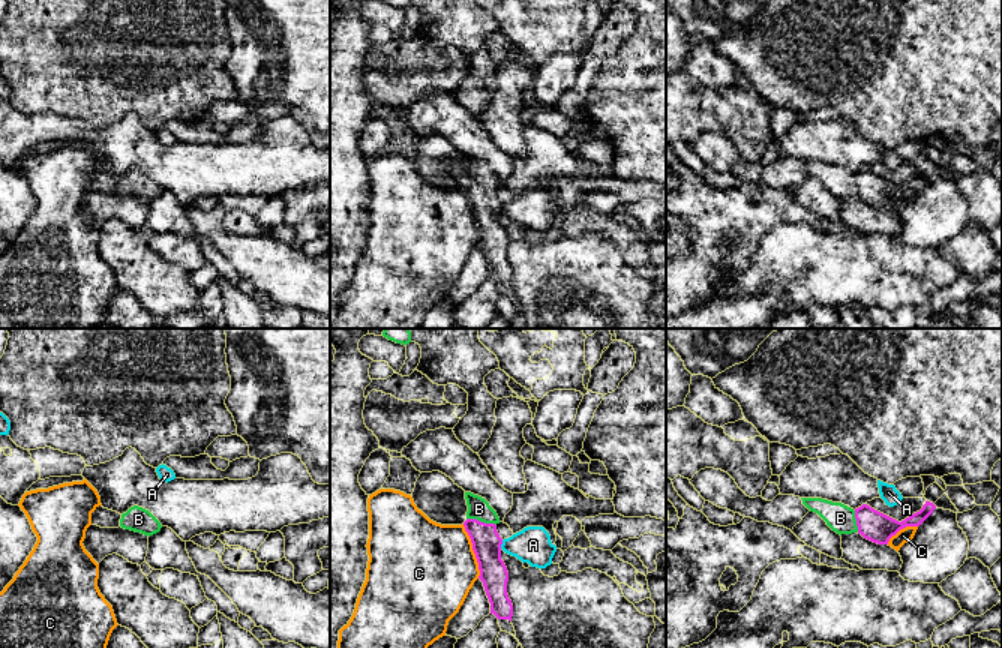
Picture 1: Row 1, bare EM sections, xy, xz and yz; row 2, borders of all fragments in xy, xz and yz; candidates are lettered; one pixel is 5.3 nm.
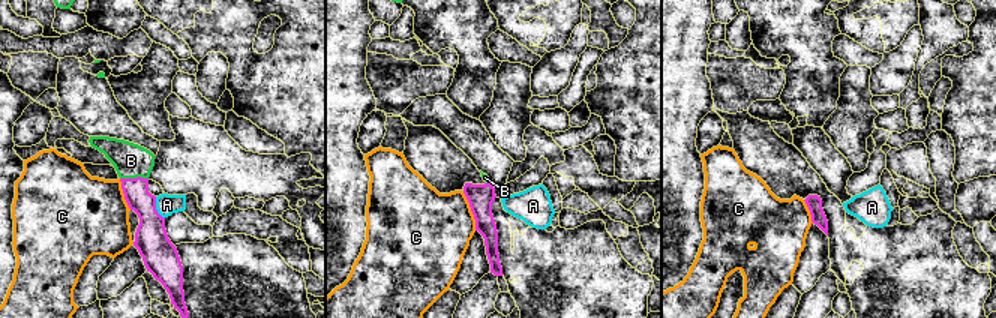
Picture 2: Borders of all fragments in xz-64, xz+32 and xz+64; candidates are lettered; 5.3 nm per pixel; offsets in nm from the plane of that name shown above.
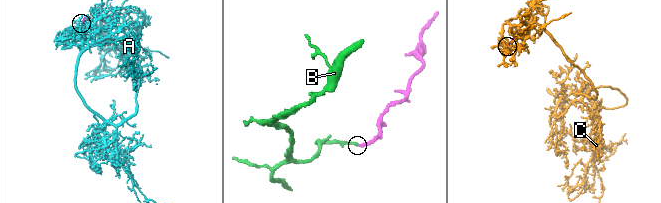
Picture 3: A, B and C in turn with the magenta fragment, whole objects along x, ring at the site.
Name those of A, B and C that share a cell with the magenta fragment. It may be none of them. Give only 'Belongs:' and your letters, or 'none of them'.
Belongs: B

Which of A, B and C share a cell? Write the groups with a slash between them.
A / B / C

